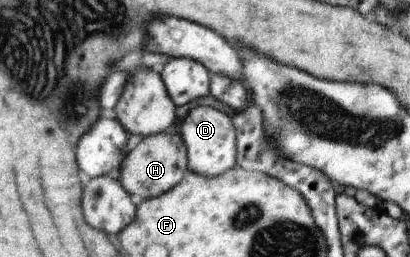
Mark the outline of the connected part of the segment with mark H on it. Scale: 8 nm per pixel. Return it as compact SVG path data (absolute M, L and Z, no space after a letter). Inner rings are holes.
M160 132L143 137L134 143L126 160L122 162L119 179L130 194L148 200L158 198L178 186L184 180L188 169L188 147L181 133Z

